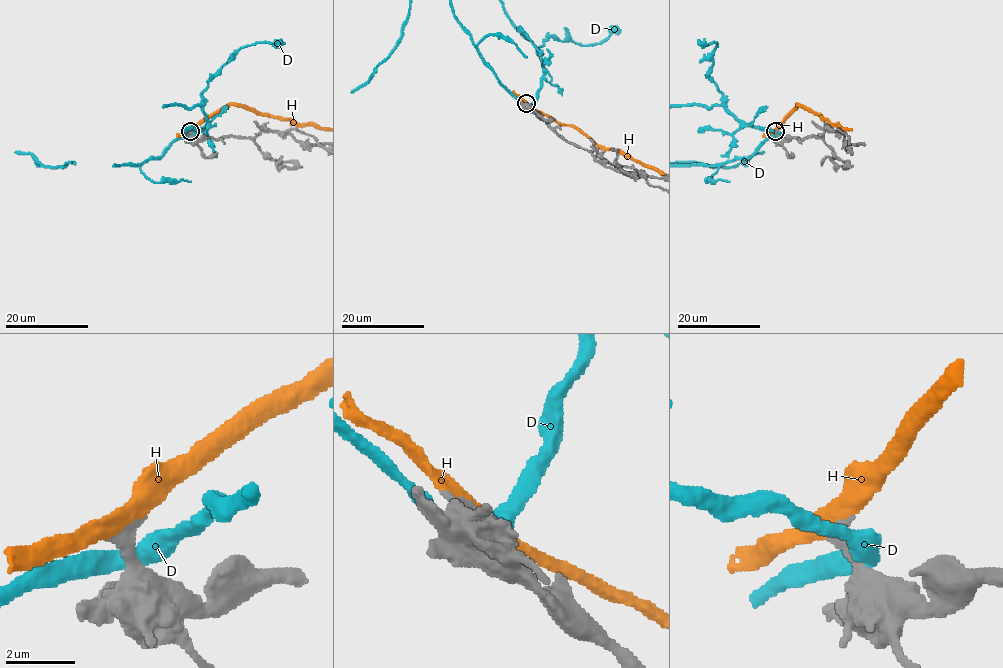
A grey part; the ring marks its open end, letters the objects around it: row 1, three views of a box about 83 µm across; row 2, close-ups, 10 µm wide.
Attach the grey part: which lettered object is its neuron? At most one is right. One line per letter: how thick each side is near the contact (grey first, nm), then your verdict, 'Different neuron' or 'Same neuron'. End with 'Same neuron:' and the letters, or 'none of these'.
D: Thickness 550 nm (grey) against 480 nm. Different neuron
H: Thickness 360 nm (grey) against 380 nm. Same neuron
Same neuron: H

